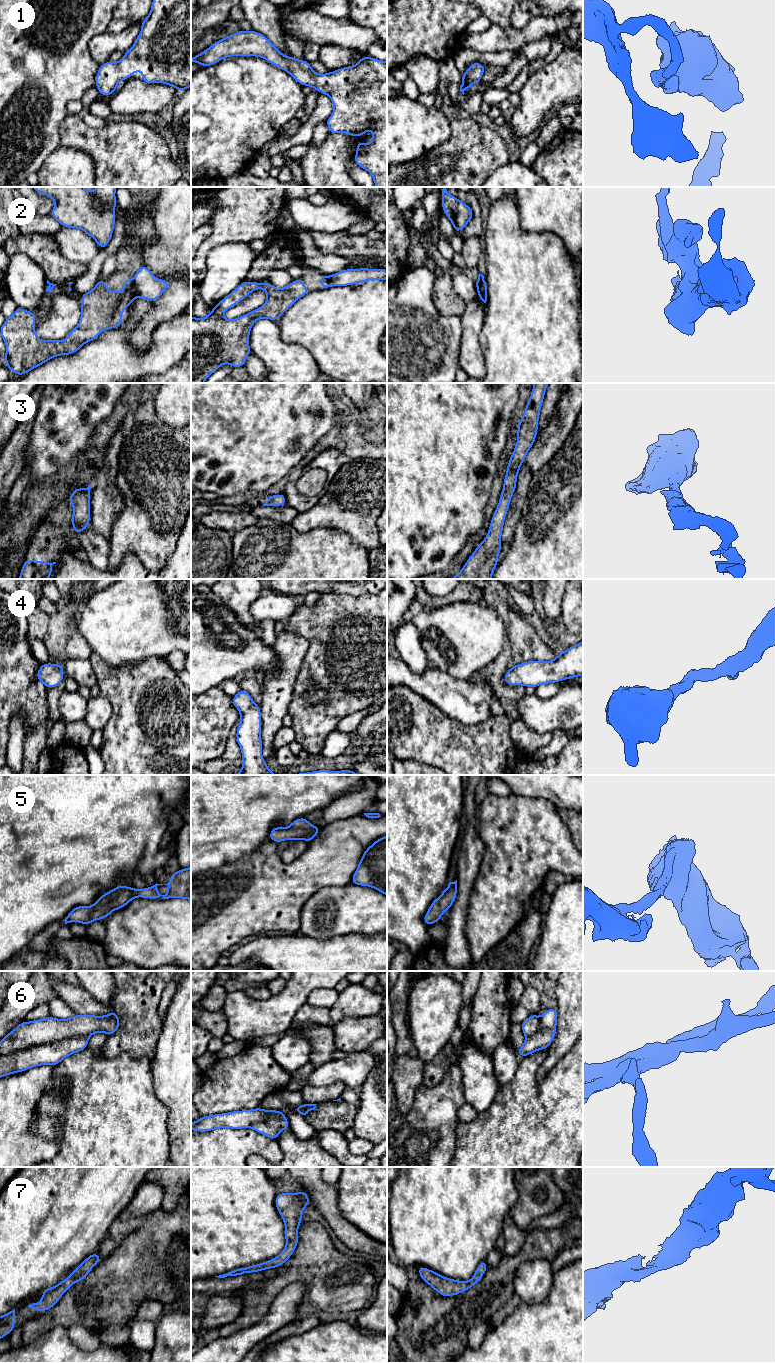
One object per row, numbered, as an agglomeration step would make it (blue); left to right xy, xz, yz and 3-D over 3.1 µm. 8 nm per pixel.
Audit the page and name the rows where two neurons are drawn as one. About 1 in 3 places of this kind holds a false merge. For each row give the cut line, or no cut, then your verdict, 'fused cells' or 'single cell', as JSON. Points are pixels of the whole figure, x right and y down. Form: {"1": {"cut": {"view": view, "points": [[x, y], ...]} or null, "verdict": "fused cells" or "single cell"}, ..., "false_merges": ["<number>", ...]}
{"1": {"cut": null, "verdict": "single cell"}, "2": {"cut": {"view": "xy", "points": [[132, 283], [137, 295]]}, "verdict": "fused cells"}, "3": {"cut": null, "verdict": "single cell"}, "4": {"cut": null, "verdict": "single cell"}, "5": {"cut": null, "verdict": "single cell"}, "6": {"cut": {"view": "xy", "points": [[89, 1036], [64, 1037], [0, 1056]]}, "verdict": "fused cells"}, "7": {"cut": null, "verdict": "single cell"}, "false_merges": ["2", "6"]}

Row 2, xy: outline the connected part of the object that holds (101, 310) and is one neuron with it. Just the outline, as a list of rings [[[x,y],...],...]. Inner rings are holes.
[[[124,278],[122,291],[109,292],[106,280],[98,280],[95,287],[81,294],[81,318],[66,340],[40,340],[35,332],[36,314],[16,308],[0,328],[6,344],[5,365],[19,377],[61,355],[72,355],[84,344],[97,339],[102,330],[123,324],[122,312],[137,297],[134,284]]]

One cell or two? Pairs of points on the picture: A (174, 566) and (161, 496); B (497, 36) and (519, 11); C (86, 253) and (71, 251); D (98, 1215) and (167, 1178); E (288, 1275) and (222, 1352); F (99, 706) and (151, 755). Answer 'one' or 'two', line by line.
A: two
B: two
C: one
D: two
E: two
F: two

